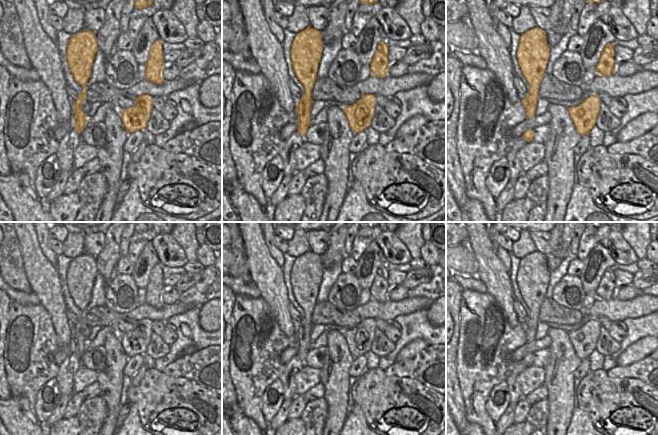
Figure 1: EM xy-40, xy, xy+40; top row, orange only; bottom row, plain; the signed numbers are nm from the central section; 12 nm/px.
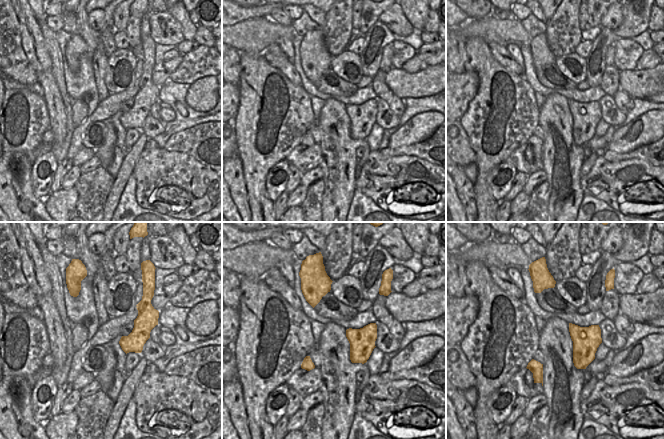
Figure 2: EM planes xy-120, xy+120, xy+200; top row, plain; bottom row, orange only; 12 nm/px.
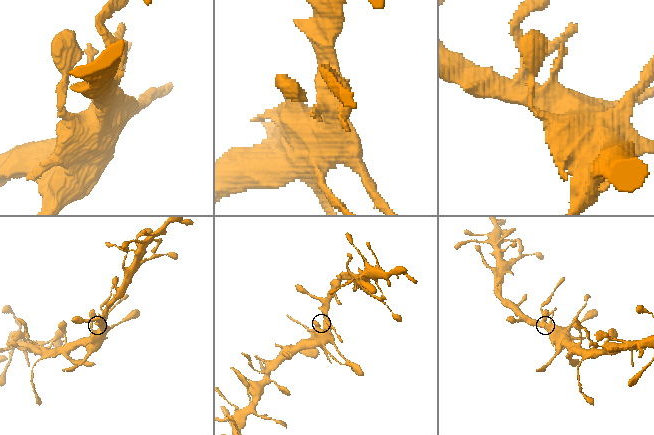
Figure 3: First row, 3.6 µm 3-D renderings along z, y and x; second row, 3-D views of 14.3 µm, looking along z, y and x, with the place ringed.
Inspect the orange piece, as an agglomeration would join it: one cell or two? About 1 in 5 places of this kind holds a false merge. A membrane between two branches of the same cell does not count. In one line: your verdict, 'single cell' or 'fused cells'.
single cell

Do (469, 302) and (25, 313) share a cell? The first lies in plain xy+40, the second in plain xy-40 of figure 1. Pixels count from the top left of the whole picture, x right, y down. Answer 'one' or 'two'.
one

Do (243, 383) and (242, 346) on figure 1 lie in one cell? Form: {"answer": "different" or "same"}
{"answer": "same"}

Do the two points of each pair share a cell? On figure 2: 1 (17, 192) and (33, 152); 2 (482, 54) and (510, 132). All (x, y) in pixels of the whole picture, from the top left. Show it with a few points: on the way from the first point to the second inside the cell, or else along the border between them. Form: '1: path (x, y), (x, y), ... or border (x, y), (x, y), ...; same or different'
1: border (10, 151), (23, 153), (32, 162); different
2: path (502, 70), (511, 77), (510, 111); same

